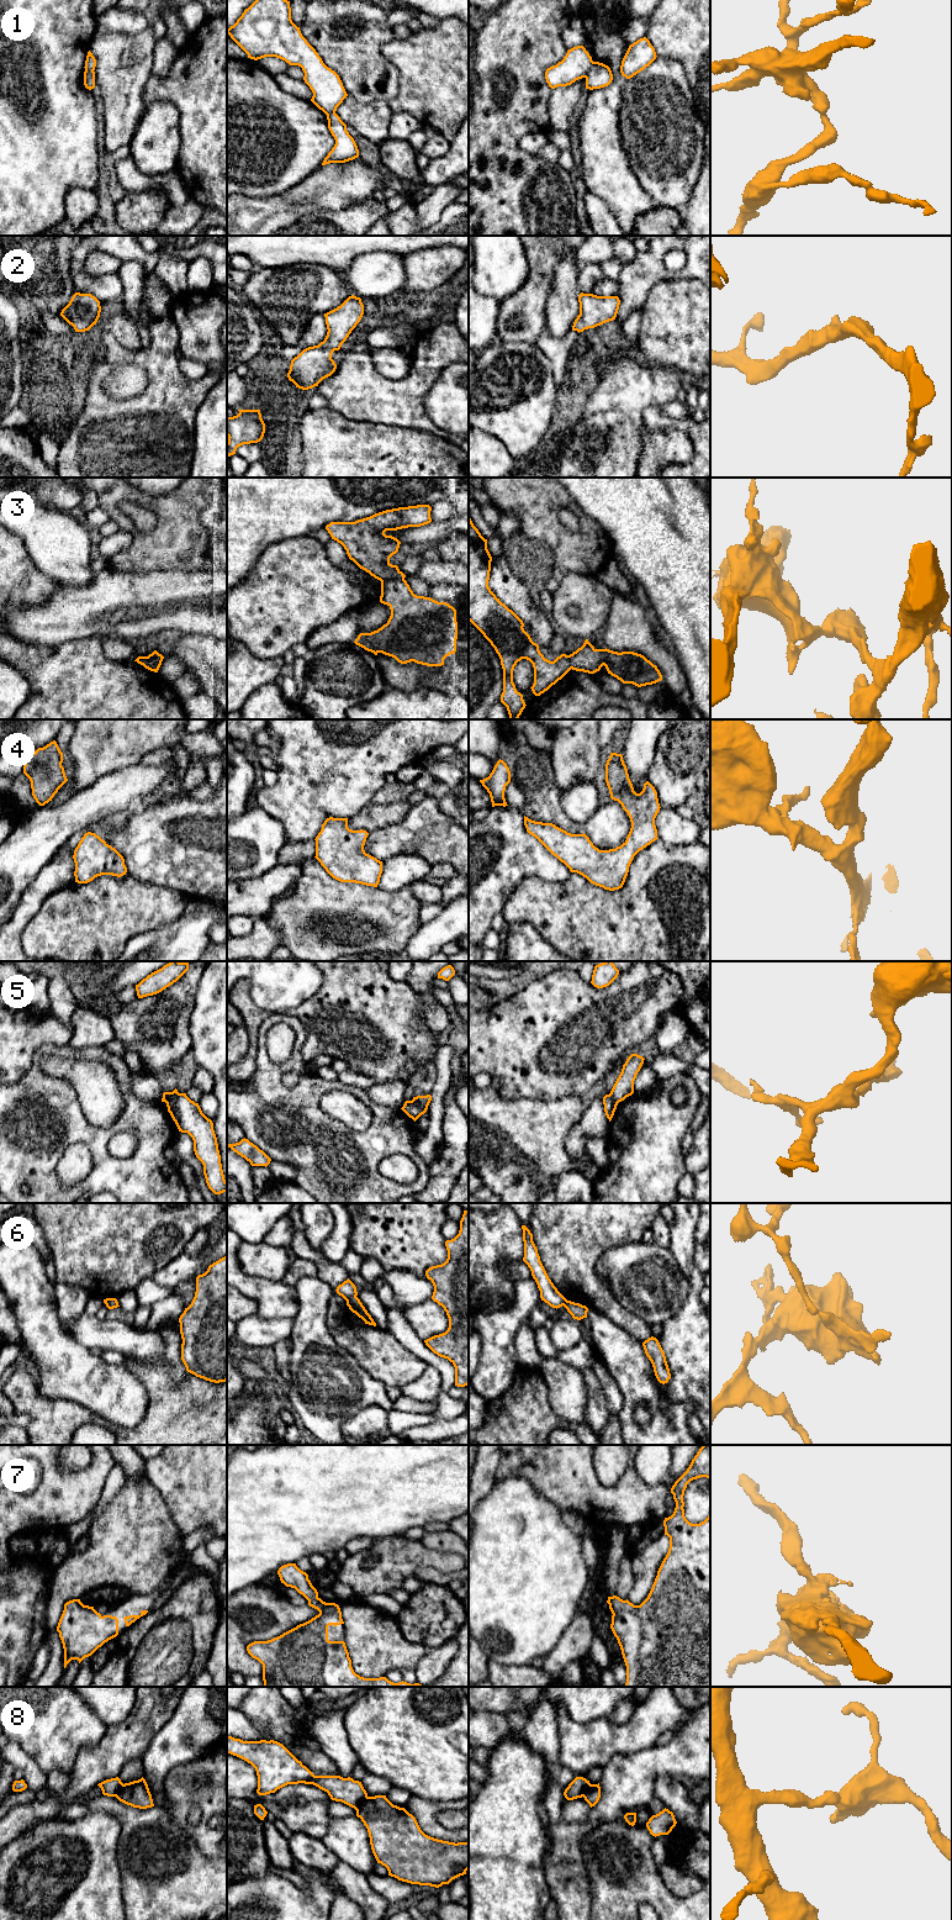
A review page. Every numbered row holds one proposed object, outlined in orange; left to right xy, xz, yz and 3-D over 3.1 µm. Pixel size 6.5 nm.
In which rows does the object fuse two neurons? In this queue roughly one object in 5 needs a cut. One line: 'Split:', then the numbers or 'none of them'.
Split: 1, 3, 5, 6, 8

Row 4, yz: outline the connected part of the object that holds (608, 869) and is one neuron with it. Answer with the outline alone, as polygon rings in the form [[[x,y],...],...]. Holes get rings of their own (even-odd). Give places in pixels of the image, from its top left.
[[[610,753],[605,764],[605,782],[610,798],[622,805],[631,822],[626,840],[620,846],[599,850],[585,833],[571,834],[552,823],[535,822],[525,816],[524,826],[571,872],[614,891],[623,887],[634,856],[659,839],[655,818],[661,807],[649,781],[640,793],[634,791],[622,754]]]

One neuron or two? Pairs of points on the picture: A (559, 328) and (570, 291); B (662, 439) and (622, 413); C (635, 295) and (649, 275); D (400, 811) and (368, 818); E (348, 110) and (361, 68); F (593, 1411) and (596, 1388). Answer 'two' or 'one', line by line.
A: one
B: two
C: one
D: one
E: two
F: one

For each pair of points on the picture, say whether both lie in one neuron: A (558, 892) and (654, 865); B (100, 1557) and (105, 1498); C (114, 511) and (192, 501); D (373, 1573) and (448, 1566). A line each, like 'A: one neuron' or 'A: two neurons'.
A: one neuron
B: two neurons
C: one neuron
D: one neuron

